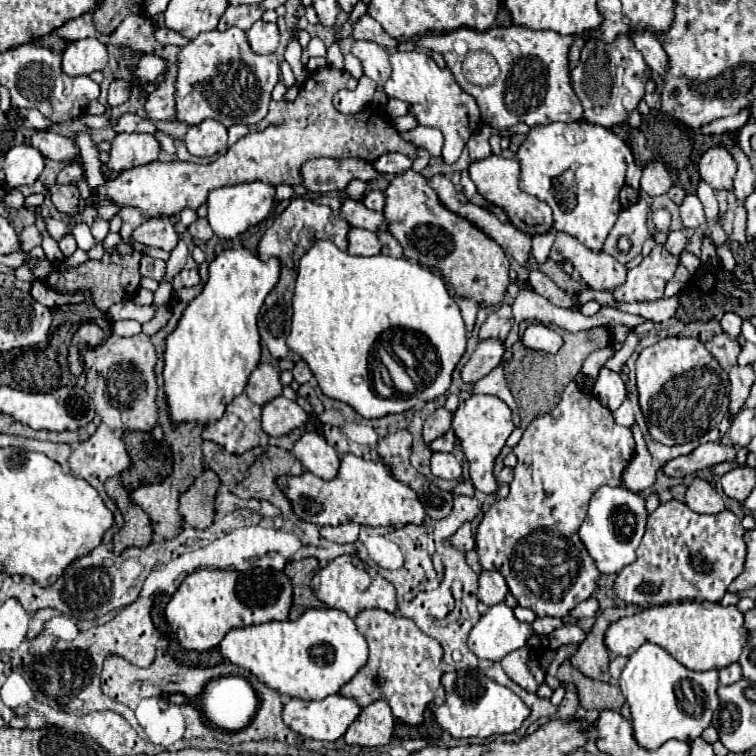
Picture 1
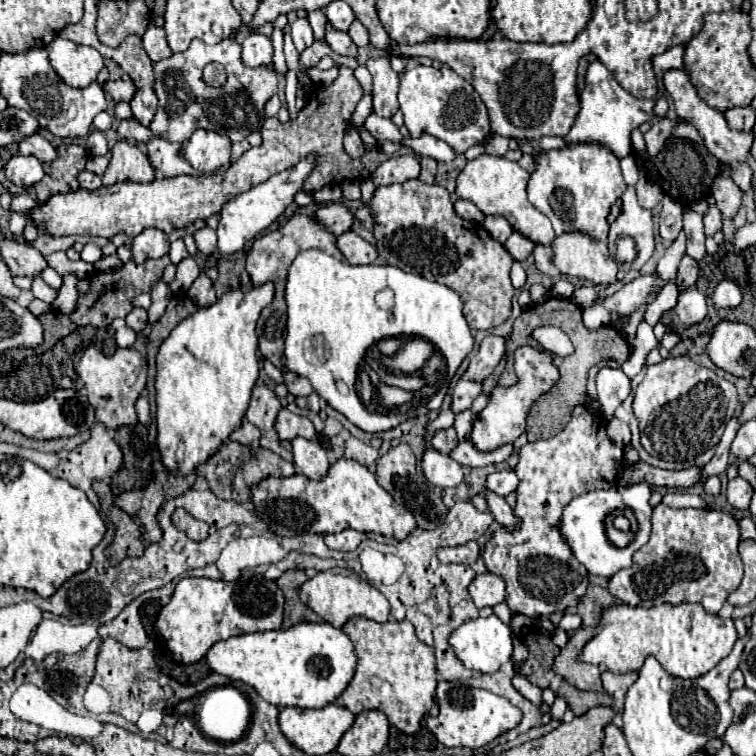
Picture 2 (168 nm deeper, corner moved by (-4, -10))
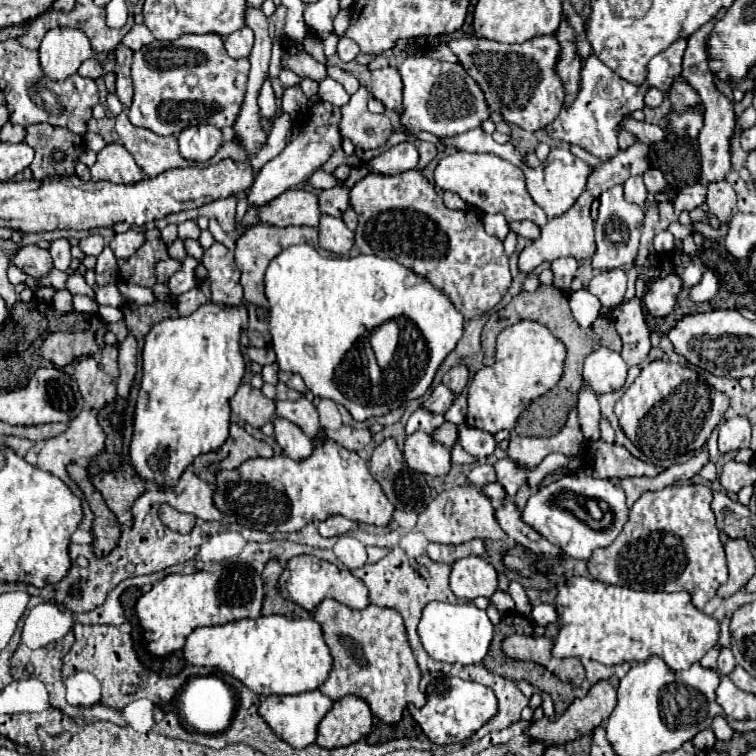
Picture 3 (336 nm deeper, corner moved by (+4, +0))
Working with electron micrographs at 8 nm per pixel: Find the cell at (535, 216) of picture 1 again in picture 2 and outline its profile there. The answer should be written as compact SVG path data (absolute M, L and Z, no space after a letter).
M482 154L466 164L466 168L460 172L456 180L456 194L464 200L474 202L484 214L500 214L504 216L510 226L530 238L534 244L552 244L556 234L552 230L552 224L546 214L538 212L526 198L526 182L530 174L522 170L516 162L510 162L508 158L498 158L490 154Z

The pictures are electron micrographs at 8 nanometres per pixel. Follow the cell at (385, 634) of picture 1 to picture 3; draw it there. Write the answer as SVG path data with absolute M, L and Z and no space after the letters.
M332 598L322 600L314 612L314 620L324 632L324 642L332 652L330 678L318 688L330 700L338 700L346 694L354 694L368 702L374 716L386 724L394 724L402 718L404 708L414 702L422 706L422 694L418 694L420 668L410 650L404 620L392 608L380 608L368 604L364 610L352 610Z

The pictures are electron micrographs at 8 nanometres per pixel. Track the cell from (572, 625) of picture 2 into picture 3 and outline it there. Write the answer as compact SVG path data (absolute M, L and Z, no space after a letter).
M538 604L538 606L532 608L530 618L532 618L534 624L546 626L546 624L550 624L550 622L556 620L556 610L554 610L554 606L550 606L550 604Z

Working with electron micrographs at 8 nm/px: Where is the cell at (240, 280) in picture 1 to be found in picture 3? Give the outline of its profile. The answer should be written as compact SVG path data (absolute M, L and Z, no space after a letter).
M208 302L194 314L162 320L148 332L142 350L144 376L140 384L148 404L134 414L130 442L130 462L142 480L172 488L196 456L218 450L228 438L228 402L246 370L240 352L240 332L246 322L244 306L228 308Z

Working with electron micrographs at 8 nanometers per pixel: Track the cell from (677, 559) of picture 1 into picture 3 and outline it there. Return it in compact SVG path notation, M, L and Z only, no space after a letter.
M674 484L642 494L630 508L620 536L608 548L592 552L592 560L588 560L590 574L604 584L628 586L632 590L686 590L692 596L692 604L702 610L716 596L718 586L728 580L726 554L710 504L712 490L706 484Z

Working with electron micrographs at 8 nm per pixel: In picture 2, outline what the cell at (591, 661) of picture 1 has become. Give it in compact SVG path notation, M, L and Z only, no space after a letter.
M580 628L578 632L574 632L570 636L566 648L562 648L560 654L556 656L554 670L562 678L566 678L572 686L576 686L578 690L604 692L602 678L600 678L602 676L602 670L598 666L592 666L592 664L586 664L586 662L580 662L578 660L580 650L594 636L596 636L596 628Z

